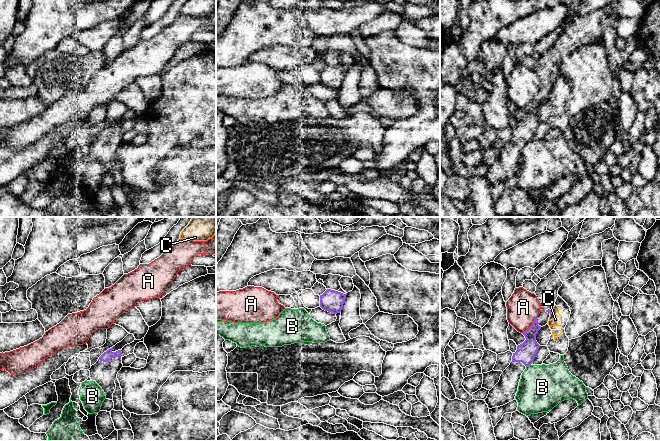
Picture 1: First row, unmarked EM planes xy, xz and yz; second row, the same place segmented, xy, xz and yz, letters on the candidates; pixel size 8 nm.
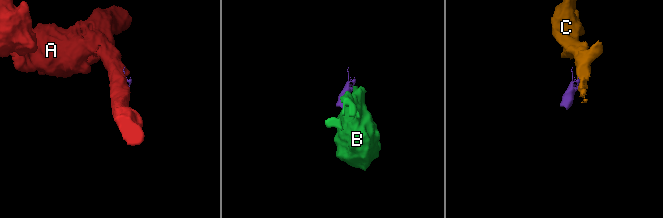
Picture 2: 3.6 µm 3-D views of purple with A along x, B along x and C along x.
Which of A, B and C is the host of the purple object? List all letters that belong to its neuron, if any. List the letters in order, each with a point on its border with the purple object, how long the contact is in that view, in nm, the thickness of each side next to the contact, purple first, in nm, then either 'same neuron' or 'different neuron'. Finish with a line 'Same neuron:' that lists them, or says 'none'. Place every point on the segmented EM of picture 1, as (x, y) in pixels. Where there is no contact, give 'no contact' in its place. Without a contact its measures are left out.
A: contact yz (531, 325); length 190 nm; calibres 160 and 260 nm; different neuron
B: contact yz (528, 365); length 50 nm; calibres 160 and 360 nm; different neuron
C: contact yz (551, 311); length 40 nm; calibres 30 and 110 nm; different neuron
Same neuron: none

